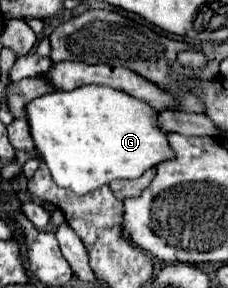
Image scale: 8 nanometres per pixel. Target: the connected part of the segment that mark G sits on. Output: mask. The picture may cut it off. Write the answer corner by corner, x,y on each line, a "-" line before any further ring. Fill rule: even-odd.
81,86
71,92
51,92
35,98
27,106
27,120
35,146
41,152
41,158
47,162
55,184
59,184
61,188
69,188
75,194
93,192
109,184
111,180
139,178
145,170
175,158
165,132
157,124
155,108
127,92
109,86

